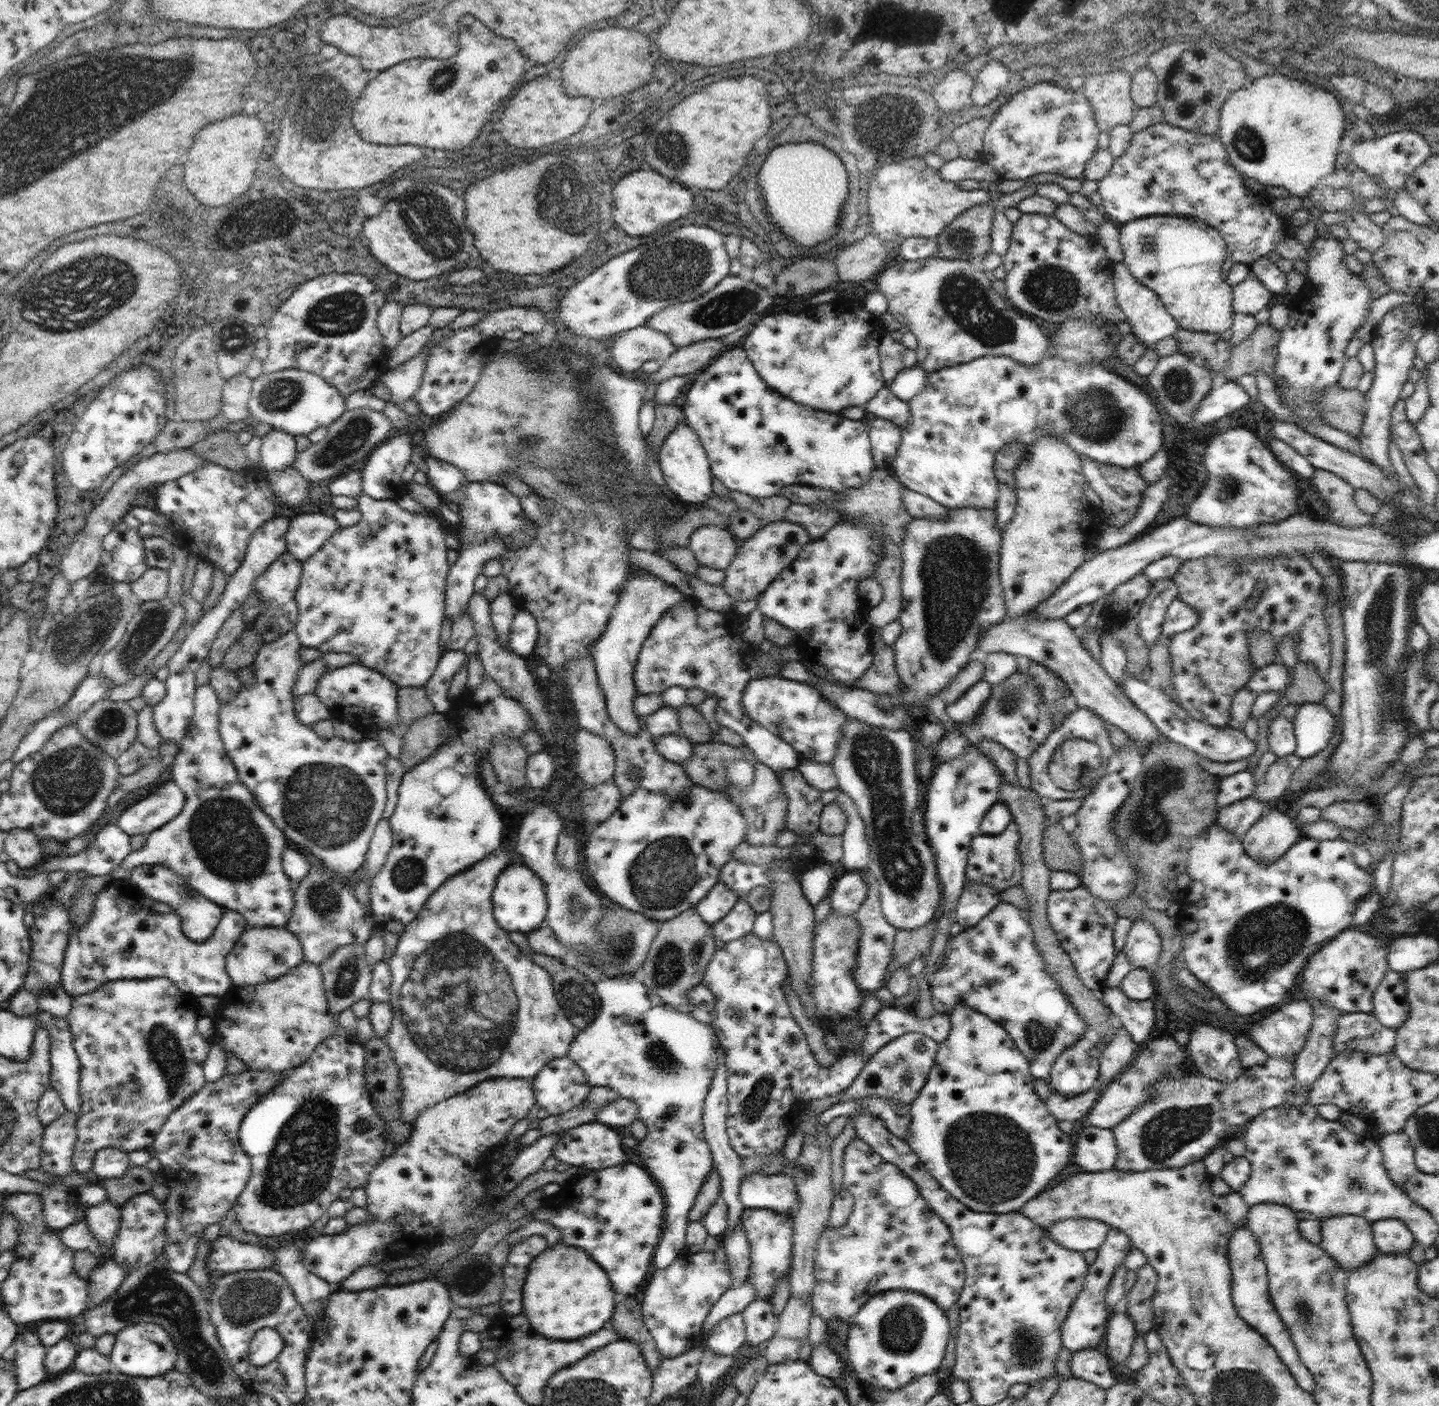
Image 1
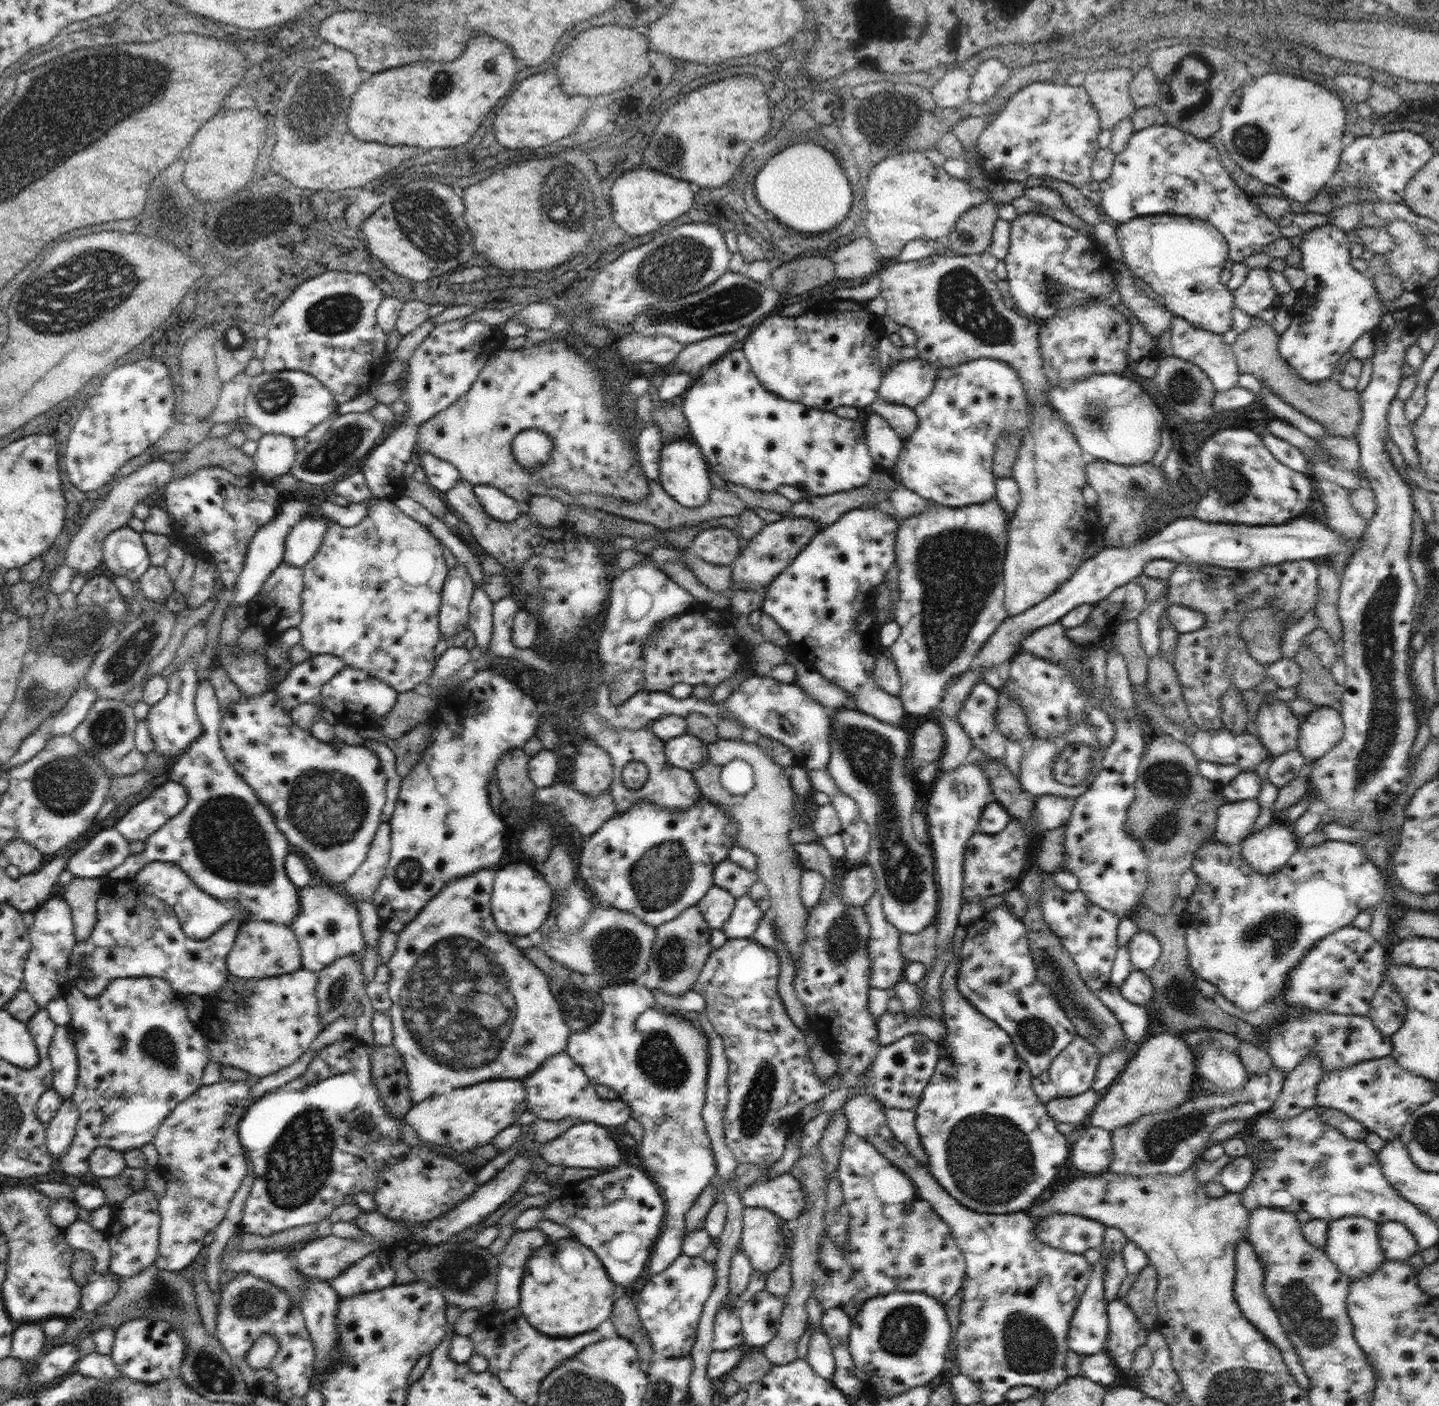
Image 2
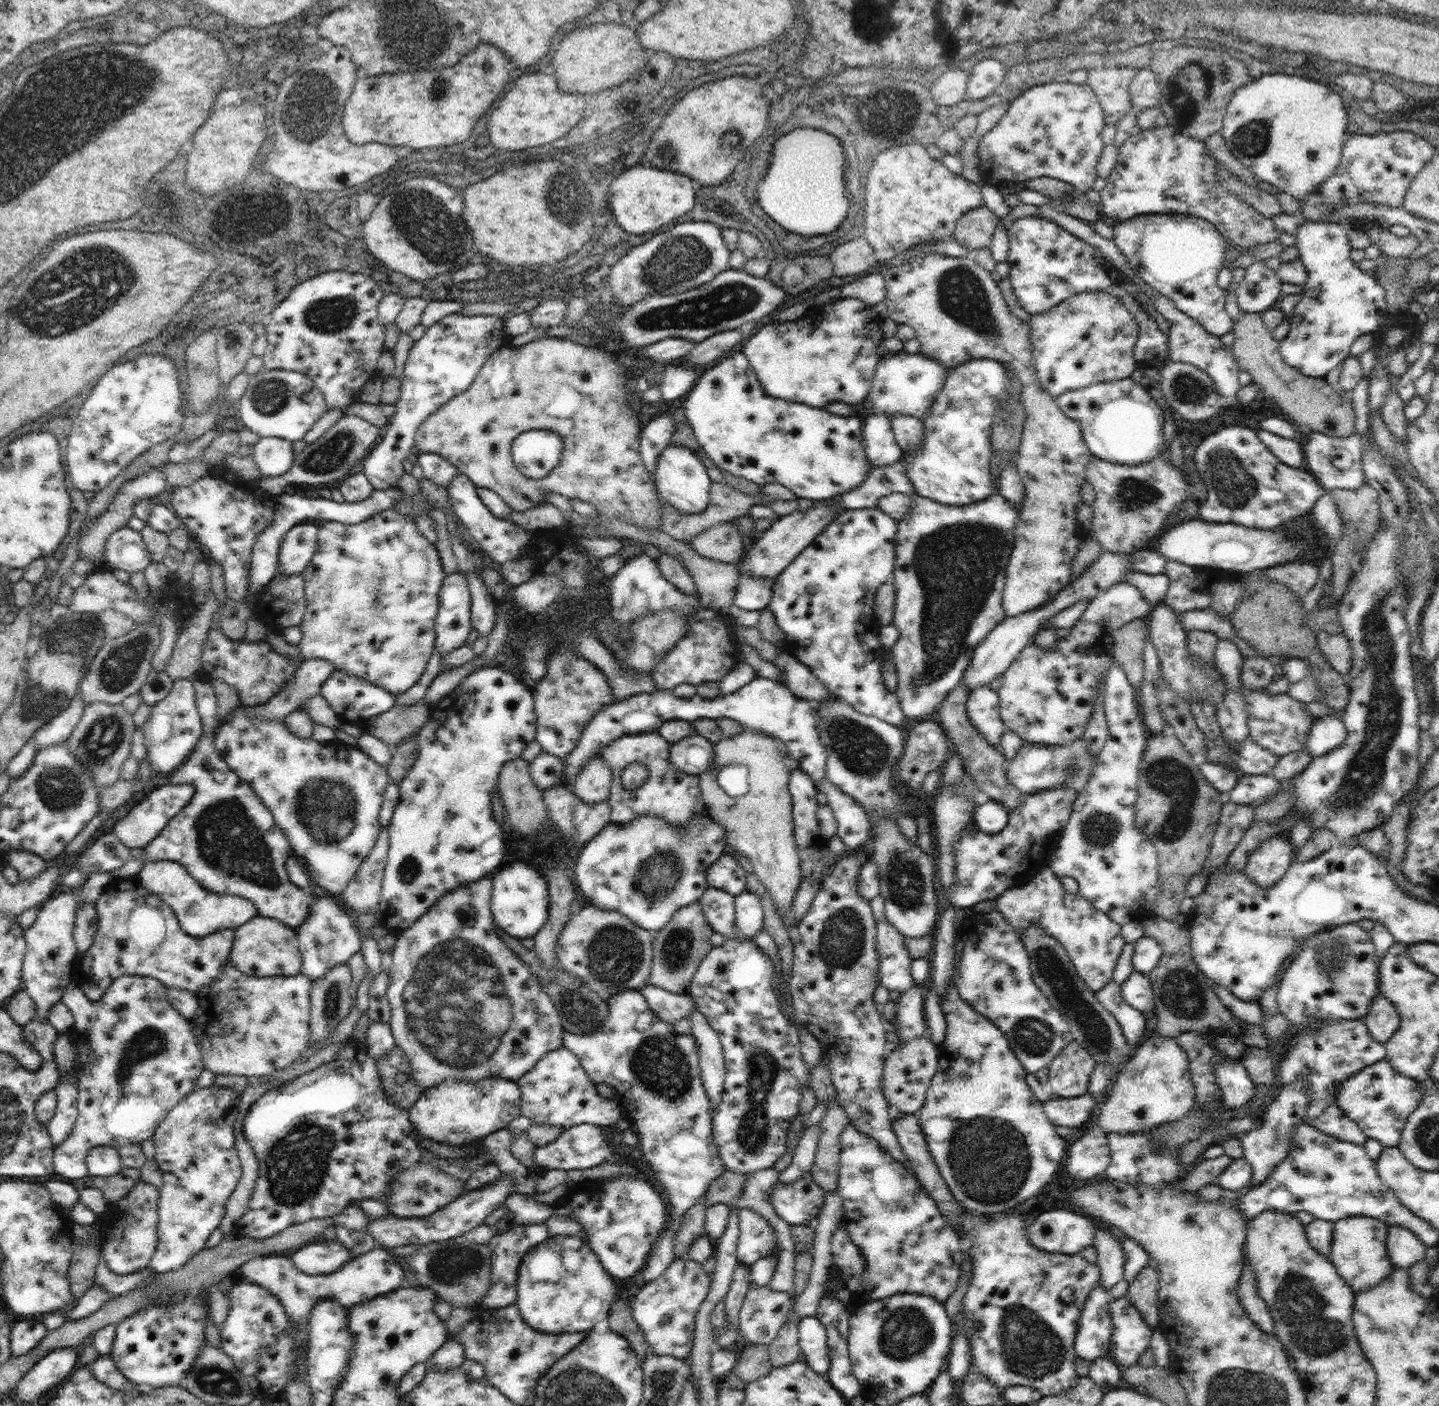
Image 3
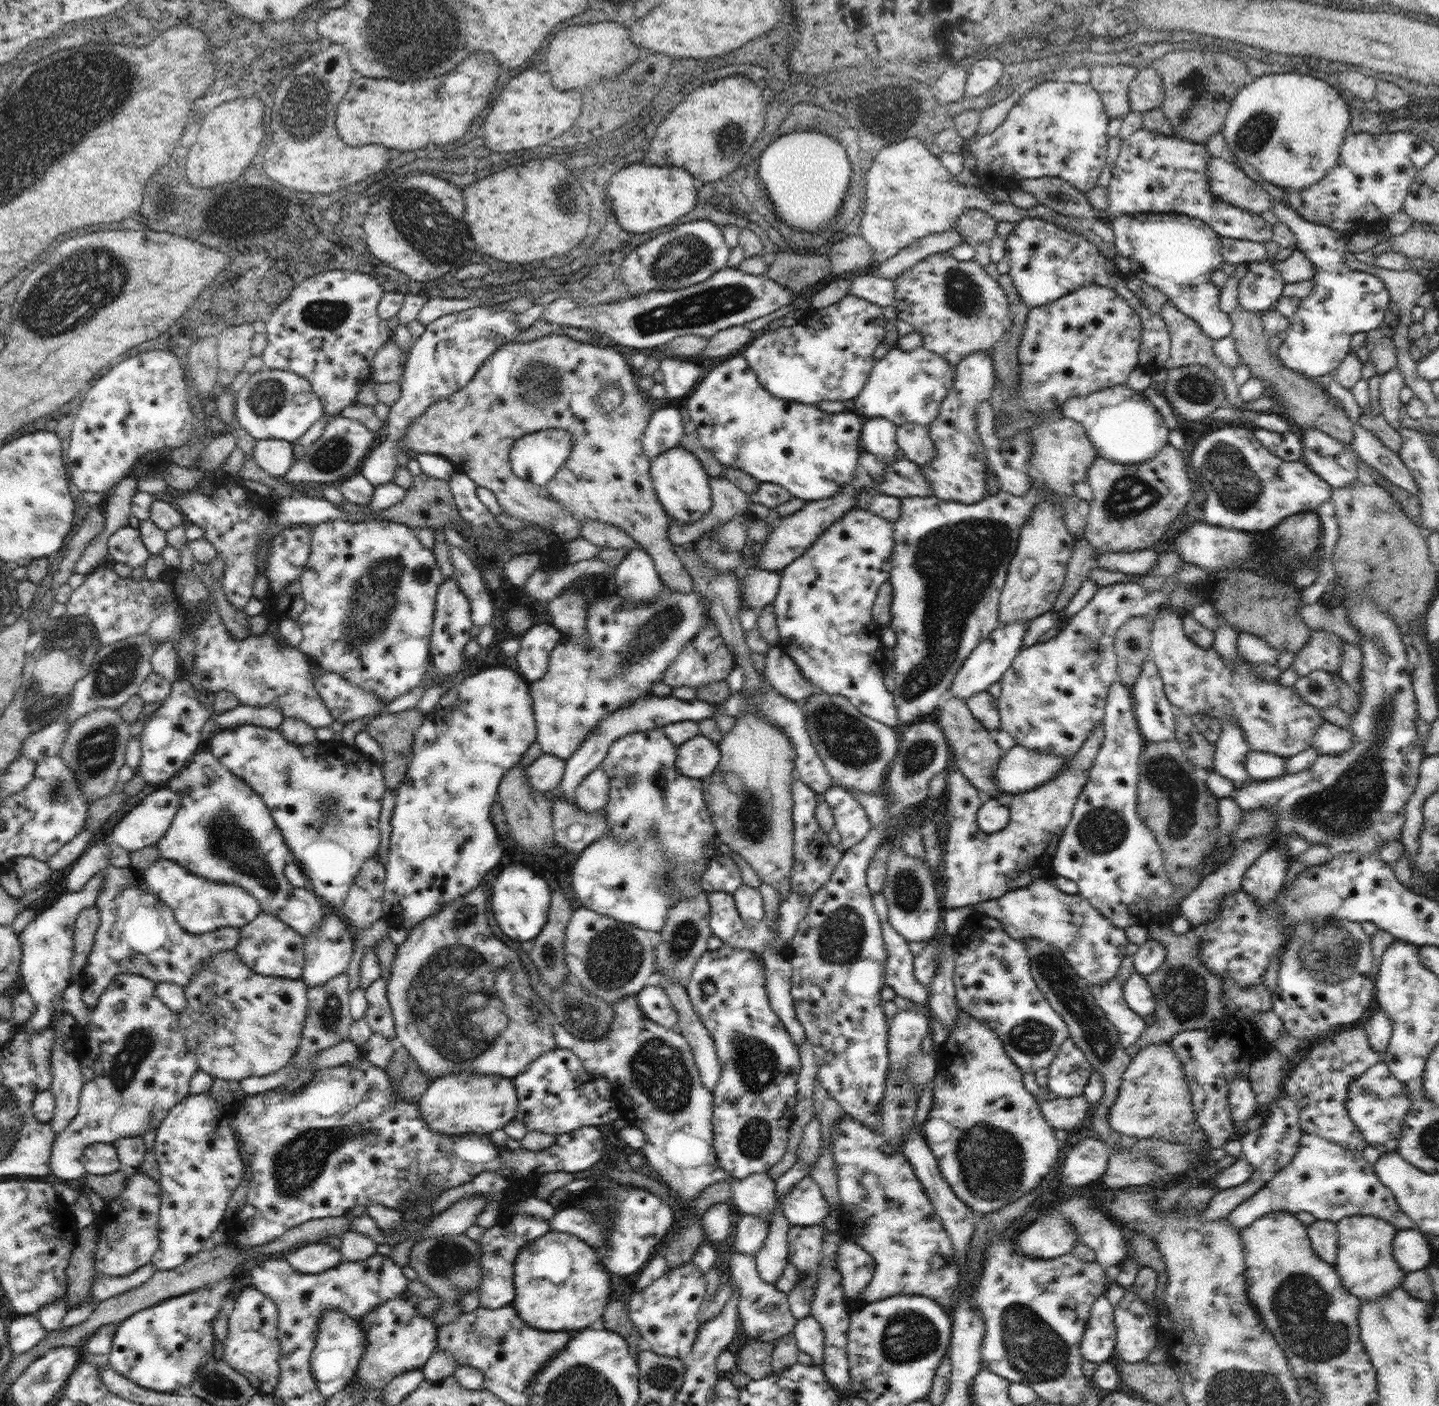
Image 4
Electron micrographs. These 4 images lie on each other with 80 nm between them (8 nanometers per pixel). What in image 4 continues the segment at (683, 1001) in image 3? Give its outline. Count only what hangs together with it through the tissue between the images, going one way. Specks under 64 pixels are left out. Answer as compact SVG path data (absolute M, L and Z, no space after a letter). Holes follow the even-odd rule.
M653 982L646 984L645 987L638 992L637 1001L639 1010L643 1012L652 1022L672 1029L677 1023L678 1013L671 1004L670 997L663 988Z

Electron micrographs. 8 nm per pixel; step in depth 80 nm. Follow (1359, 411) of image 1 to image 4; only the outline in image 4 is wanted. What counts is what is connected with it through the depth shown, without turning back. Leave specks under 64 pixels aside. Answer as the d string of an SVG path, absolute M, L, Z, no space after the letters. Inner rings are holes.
M1238 305L1229 312L1229 319L1233 324L1230 335L1235 340L1235 350L1240 356L1240 364L1250 367L1252 377L1267 382L1268 393L1284 406L1286 414L1303 429L1318 428L1342 443L1351 444L1354 438L1353 423L1348 419L1345 410L1336 409L1337 404L1331 402L1330 394L1320 383L1312 382L1312 378L1282 364L1276 352L1269 349L1269 339L1264 336L1260 314L1247 311Z

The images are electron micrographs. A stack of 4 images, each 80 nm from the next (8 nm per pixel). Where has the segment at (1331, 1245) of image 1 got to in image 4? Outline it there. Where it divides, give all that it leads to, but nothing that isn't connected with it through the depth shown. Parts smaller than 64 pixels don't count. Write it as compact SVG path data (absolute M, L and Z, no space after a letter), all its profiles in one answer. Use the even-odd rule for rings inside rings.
M1366 1215L1345 1217L1337 1223L1339 1239L1335 1269L1348 1292L1361 1302L1372 1302L1401 1286L1406 1273L1393 1255L1393 1240L1398 1229L1386 1220Z

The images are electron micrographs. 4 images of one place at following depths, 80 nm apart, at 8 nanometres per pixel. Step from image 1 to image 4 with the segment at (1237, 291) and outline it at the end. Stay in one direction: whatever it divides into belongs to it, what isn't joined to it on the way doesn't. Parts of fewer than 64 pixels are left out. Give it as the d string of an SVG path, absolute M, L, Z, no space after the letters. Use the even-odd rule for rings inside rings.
M1269 260L1250 262L1246 276L1239 280L1238 302L1247 311L1262 314L1275 308L1283 296L1285 280Z

